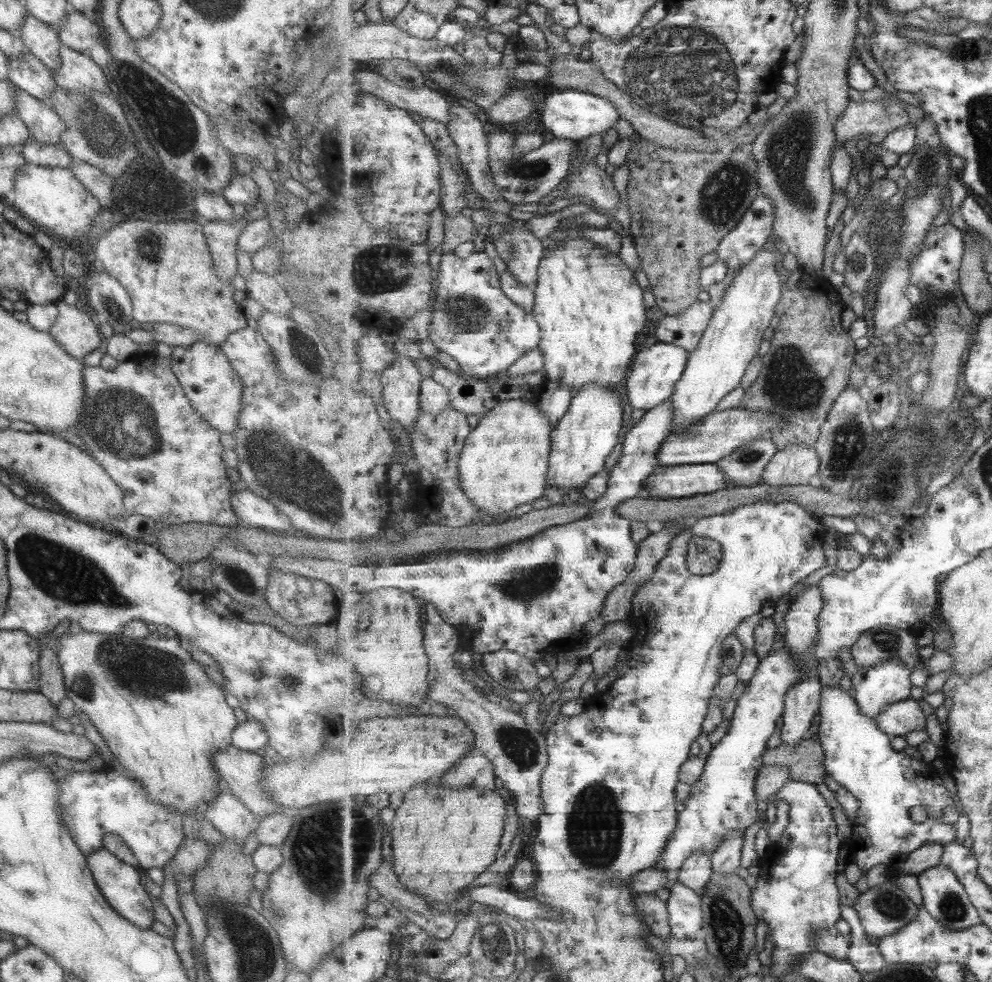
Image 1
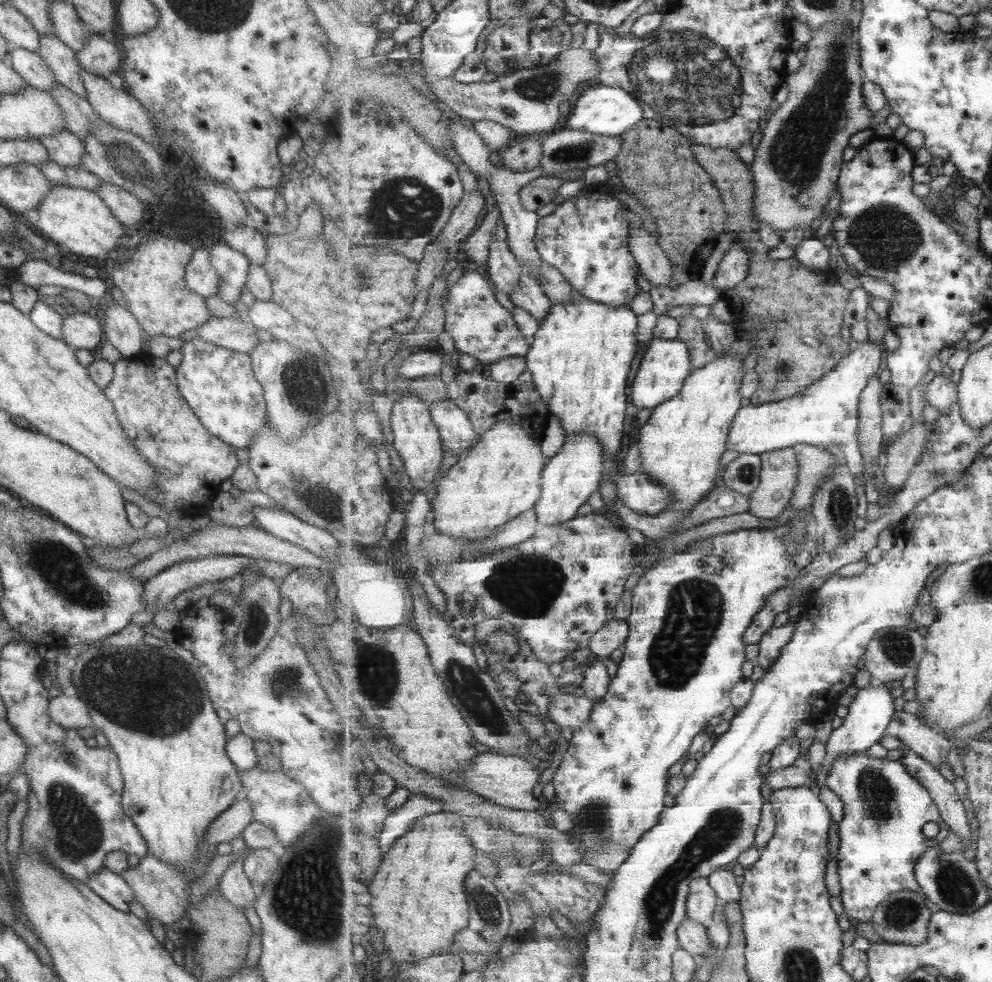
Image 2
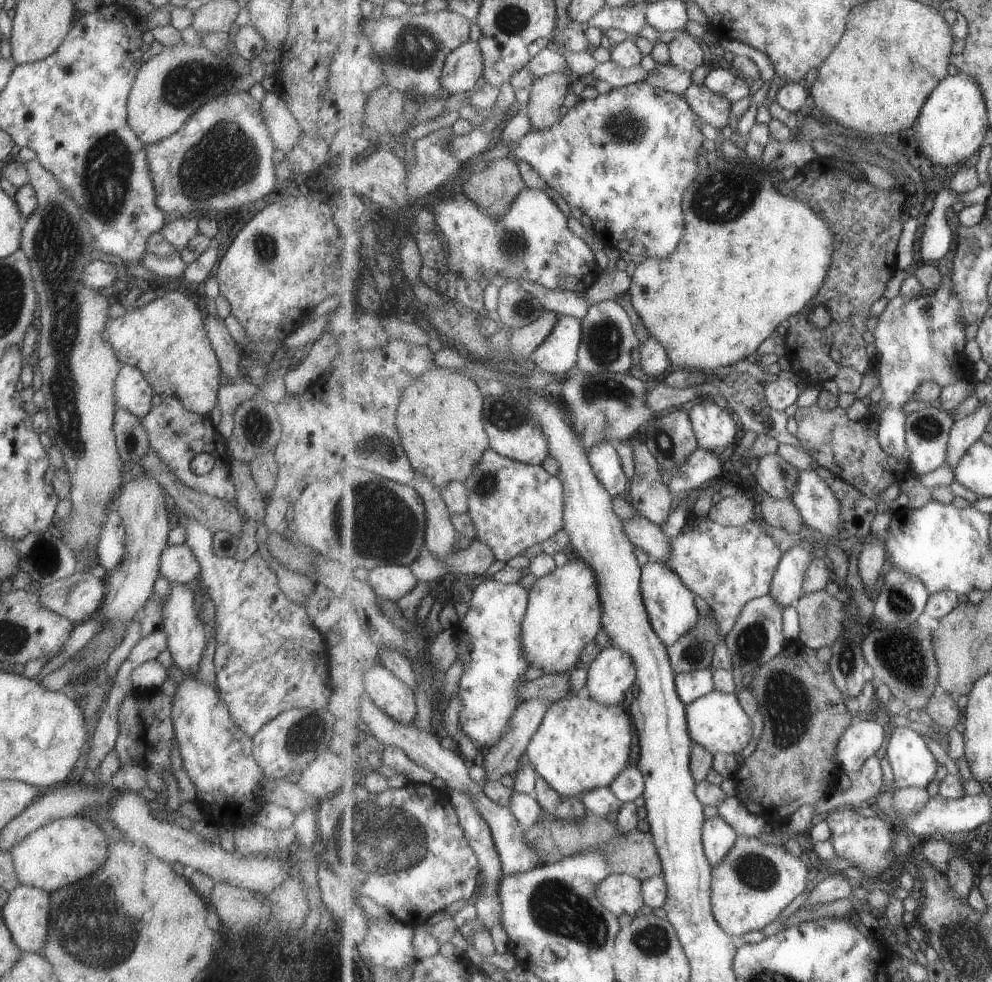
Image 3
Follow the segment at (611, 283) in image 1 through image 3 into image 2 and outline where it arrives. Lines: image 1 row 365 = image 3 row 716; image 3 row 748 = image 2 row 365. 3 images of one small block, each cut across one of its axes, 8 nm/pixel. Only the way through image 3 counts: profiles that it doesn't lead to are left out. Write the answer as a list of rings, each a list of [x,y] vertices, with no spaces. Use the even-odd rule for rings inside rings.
[[[576,293],[571,303],[553,306],[549,317],[535,336],[535,343],[525,356],[540,398],[550,406],[550,414],[560,418],[567,438],[581,435],[581,432],[591,432],[593,437],[599,438],[606,458],[610,460],[619,454],[623,446],[623,430],[629,404],[627,382],[639,347],[637,330],[639,318],[630,306],[611,307],[598,301],[589,301],[589,298]]]

